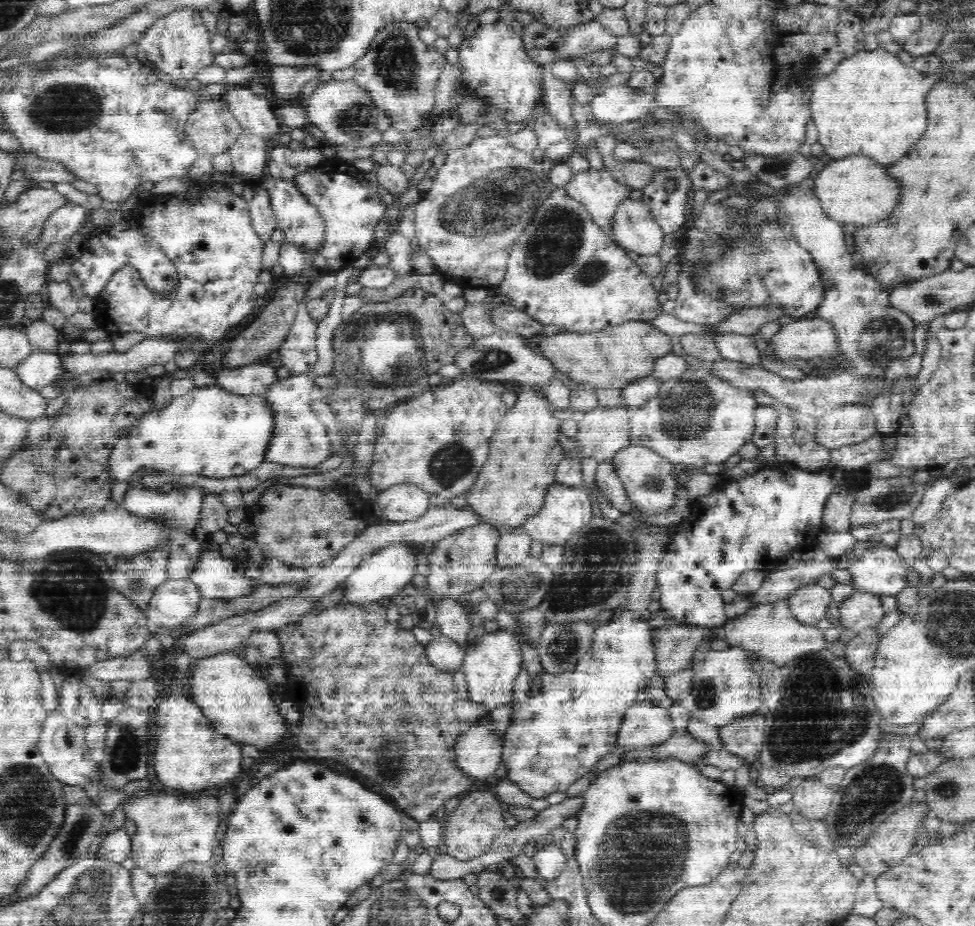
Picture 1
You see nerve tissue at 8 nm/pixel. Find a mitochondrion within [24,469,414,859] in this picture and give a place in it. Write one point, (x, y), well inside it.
(69, 588)

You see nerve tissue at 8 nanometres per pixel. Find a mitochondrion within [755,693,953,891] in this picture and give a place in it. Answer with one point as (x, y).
(873, 790)

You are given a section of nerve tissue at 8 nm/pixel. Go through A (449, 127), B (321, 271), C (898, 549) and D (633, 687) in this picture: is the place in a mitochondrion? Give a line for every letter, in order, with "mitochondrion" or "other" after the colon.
A: other
B: other
C: other
D: other

